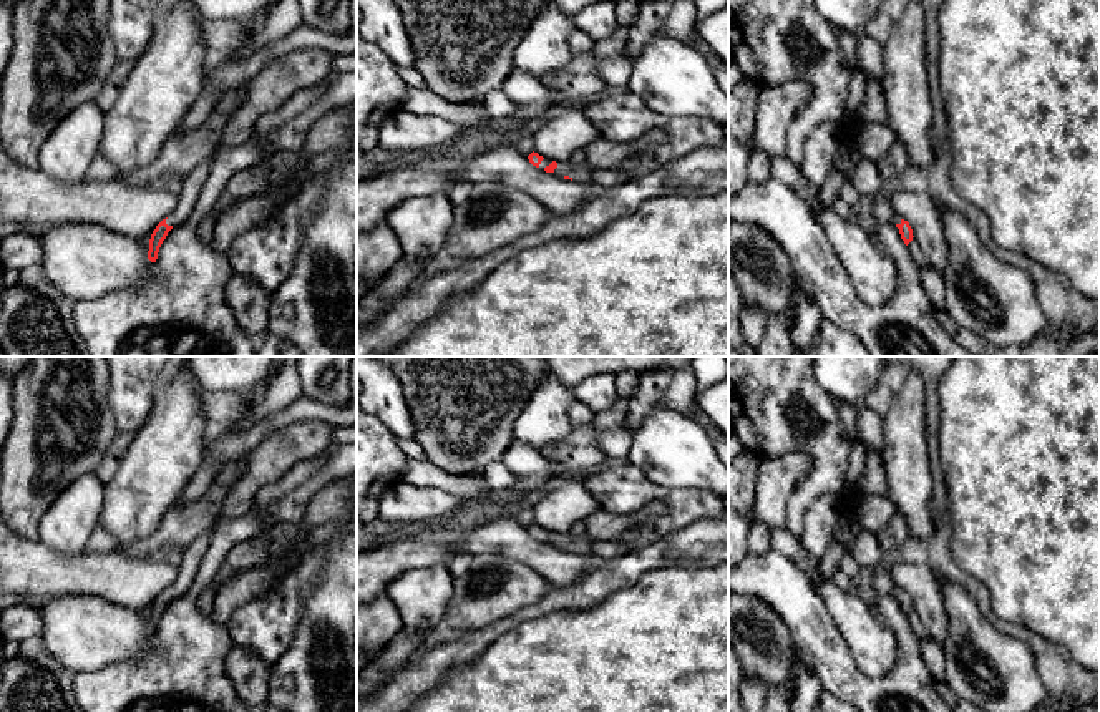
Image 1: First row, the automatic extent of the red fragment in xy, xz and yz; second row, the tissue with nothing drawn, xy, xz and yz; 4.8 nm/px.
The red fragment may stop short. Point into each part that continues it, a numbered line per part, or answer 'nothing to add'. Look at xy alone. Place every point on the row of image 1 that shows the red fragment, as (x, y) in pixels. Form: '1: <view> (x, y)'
1: xy (193, 183)

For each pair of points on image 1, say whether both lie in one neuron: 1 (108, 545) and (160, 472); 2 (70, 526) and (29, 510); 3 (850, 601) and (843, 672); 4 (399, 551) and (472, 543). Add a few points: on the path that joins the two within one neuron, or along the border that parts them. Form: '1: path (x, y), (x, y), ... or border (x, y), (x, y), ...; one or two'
1: border (98, 525), (118, 546); two
2: border (68, 487), (42, 516), (38, 538); two
3: border (828, 609), (855, 664), (868, 677); two
4: border (488, 521), (472, 528), (455, 545); two

